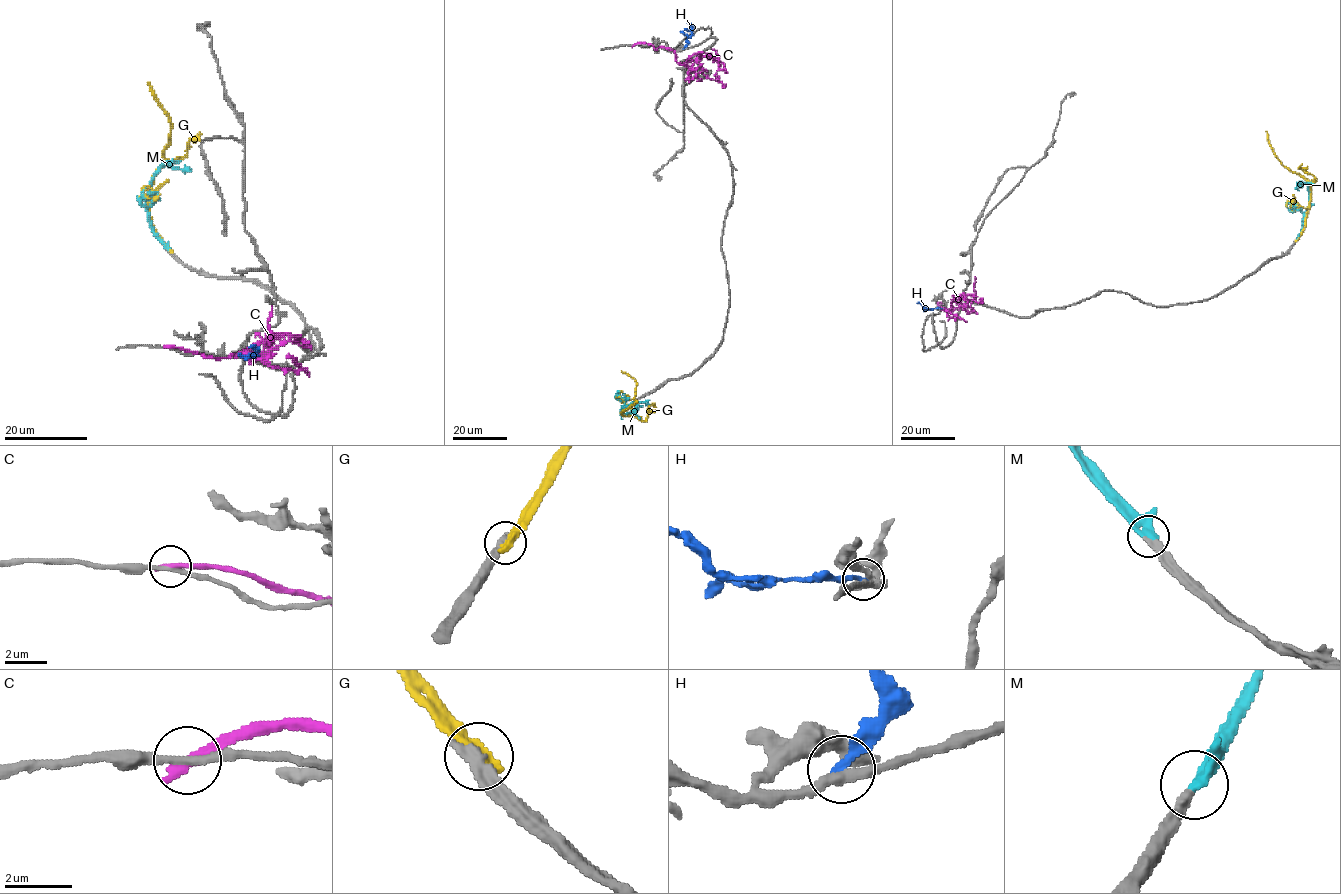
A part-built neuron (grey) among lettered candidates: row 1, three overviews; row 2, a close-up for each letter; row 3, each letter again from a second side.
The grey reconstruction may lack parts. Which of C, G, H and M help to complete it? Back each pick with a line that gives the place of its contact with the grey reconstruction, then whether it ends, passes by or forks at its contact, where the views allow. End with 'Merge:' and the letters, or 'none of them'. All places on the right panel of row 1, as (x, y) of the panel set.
M: meets grey at (1296, 239); it ends there
Merge: M

